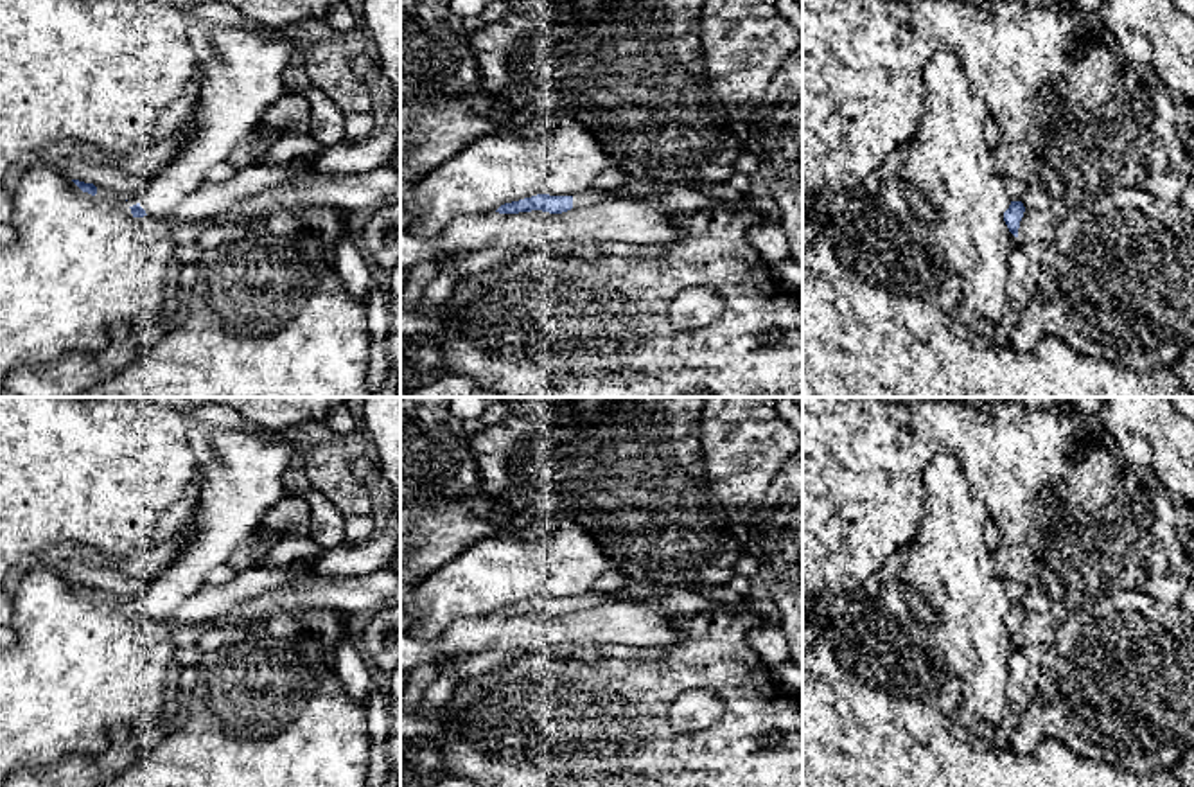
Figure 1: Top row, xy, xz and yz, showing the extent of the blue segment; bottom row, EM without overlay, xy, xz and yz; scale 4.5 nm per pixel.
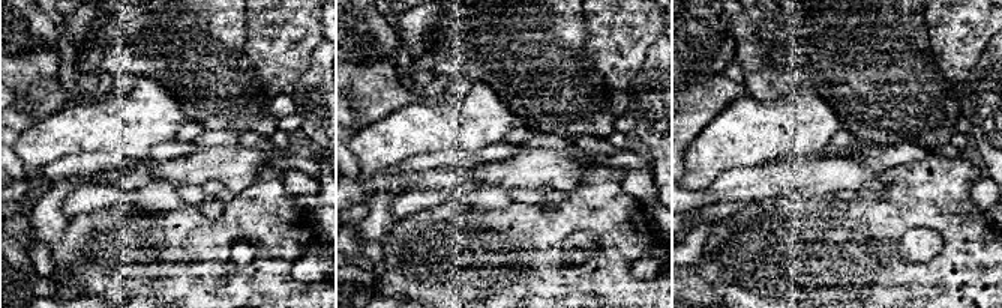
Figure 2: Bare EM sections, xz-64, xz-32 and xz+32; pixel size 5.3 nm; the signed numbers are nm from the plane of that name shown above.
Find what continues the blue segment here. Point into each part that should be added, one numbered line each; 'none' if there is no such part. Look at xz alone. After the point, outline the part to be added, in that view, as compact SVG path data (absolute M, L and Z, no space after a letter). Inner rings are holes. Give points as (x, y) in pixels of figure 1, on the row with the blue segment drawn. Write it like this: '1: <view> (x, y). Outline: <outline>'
1: xz (591, 196). Outline: M587 189L587 190L573 196L573 208L584 208L584 207L589 207L589 205L596 205L596 203L601 203L601 201L607 201L607 199L614 199L621 194L623 192Z

